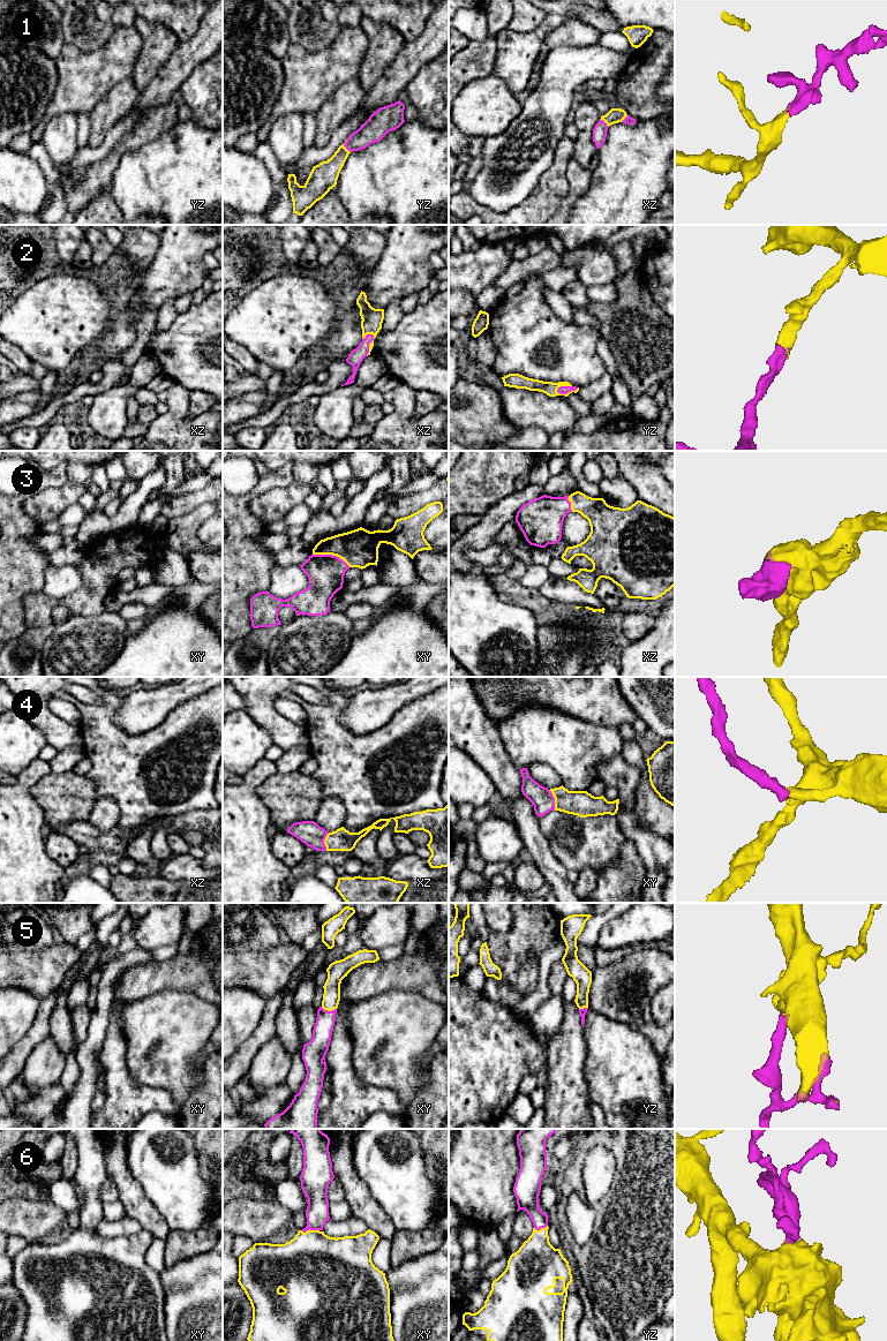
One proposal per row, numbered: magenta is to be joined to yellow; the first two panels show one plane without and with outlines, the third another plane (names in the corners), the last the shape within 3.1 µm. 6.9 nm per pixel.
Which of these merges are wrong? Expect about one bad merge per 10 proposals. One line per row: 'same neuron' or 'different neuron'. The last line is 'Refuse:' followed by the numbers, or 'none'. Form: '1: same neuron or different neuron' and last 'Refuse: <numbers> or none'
1: same neuron
2: same neuron
3: same neuron
4: same neuron
5: same neuron
6: same neuron
Refuse: none

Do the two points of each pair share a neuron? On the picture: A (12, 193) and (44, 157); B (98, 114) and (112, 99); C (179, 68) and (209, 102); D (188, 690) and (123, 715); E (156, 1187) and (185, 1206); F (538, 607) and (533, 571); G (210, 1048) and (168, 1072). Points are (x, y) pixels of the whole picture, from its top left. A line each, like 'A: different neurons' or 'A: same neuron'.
A: different neurons
B: same neuron
C: different neurons
D: same neuron
E: same neuron
F: different neurons
G: different neurons

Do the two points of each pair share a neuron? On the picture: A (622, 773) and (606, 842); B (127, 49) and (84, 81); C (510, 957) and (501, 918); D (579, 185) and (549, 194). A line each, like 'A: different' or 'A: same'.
A: different
B: same
C: different
D: different

